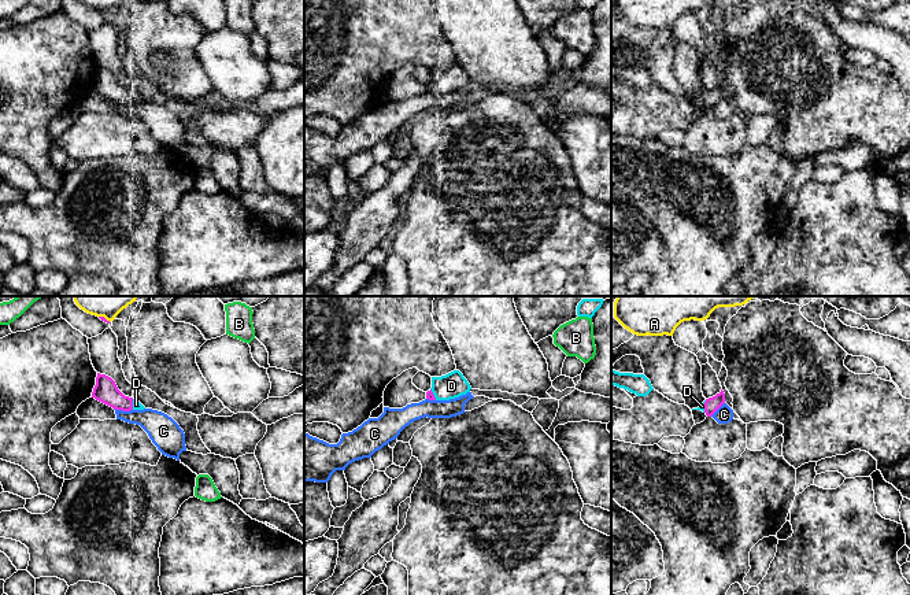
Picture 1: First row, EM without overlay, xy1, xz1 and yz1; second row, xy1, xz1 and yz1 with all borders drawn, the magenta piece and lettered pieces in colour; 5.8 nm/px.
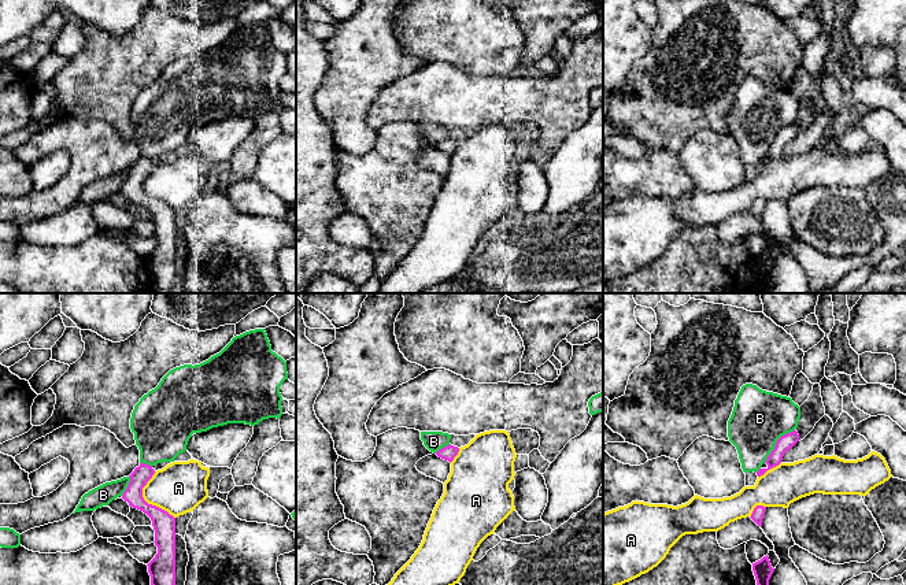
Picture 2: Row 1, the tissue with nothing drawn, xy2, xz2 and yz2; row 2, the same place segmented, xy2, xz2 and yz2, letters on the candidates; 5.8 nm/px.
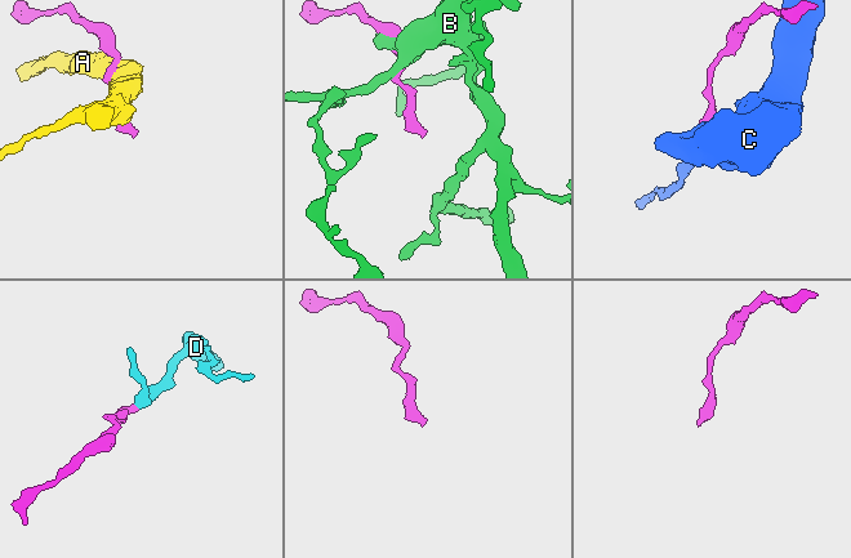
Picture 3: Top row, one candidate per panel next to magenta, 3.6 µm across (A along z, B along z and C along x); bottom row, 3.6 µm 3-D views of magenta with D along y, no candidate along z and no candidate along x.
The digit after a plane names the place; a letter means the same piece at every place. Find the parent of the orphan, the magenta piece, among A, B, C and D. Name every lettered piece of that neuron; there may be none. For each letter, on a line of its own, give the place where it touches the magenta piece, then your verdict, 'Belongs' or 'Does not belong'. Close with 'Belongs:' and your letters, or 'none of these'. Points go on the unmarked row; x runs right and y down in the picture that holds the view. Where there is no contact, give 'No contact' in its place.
A: Touches magenta at xy2 (144, 193). Does not belong
B: Touches magenta at yz2 (776, 136). Does not belong
C: Touches magenta at xy1 (124, 103). Does not belong
D: Touches magenta at yz1 (705, 99). Belongs
Belongs: D

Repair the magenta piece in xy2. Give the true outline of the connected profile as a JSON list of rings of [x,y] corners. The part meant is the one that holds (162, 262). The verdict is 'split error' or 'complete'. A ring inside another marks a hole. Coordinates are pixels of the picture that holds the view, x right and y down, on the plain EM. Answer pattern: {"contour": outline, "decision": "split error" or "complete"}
{"contour": [[[140,156],[129,169],[130,175],[122,192],[130,200],[147,207],[155,223],[155,238],[158,247],[147,258],[151,269],[152,293],[171,293],[175,278],[175,211],[167,204],[148,197],[143,190],[143,181],[152,171],[152,159]]], "decision": "complete"}

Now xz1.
{"contour": [[[459,63],[441,70],[432,70],[432,81],[426,85],[429,93],[450,93],[466,88],[471,80]]], "decision": "split error"}

